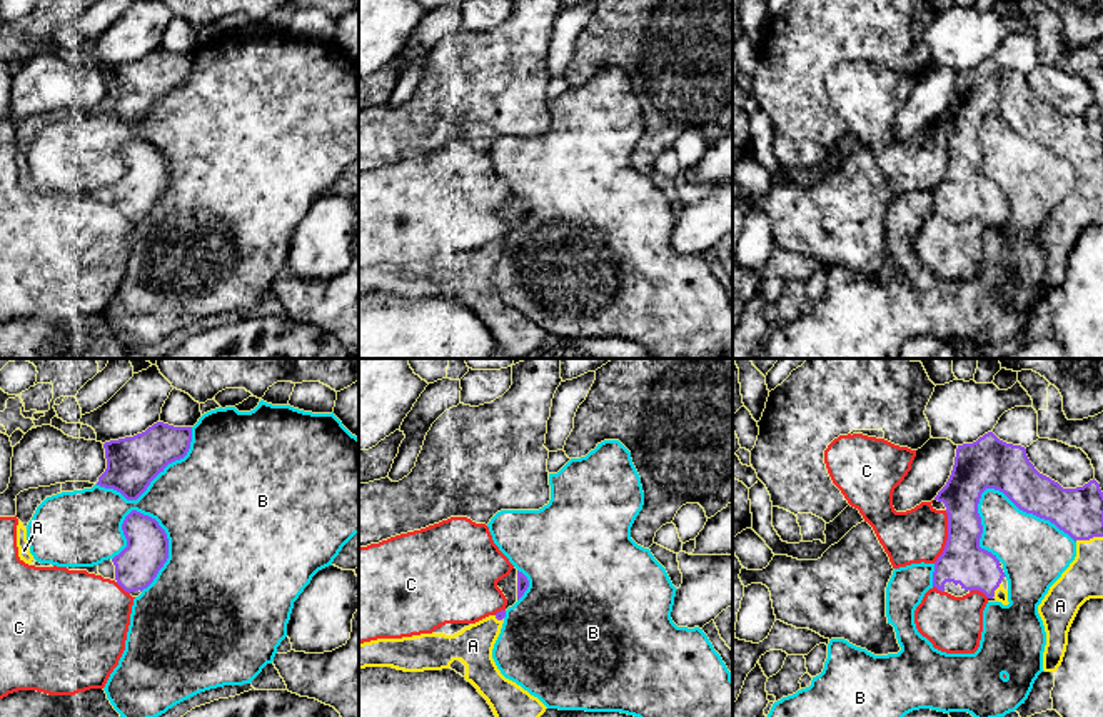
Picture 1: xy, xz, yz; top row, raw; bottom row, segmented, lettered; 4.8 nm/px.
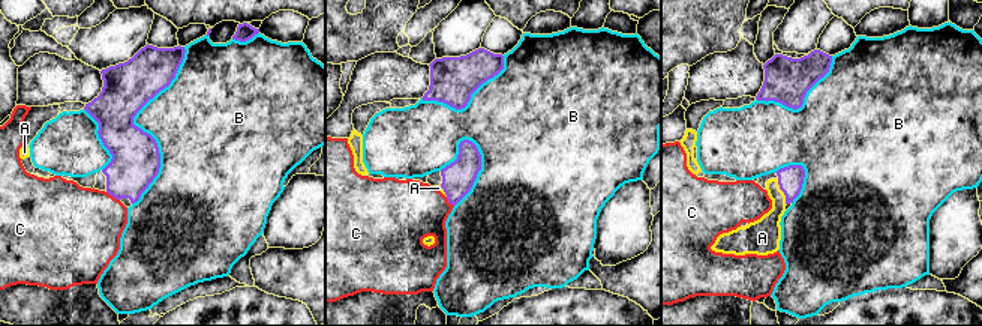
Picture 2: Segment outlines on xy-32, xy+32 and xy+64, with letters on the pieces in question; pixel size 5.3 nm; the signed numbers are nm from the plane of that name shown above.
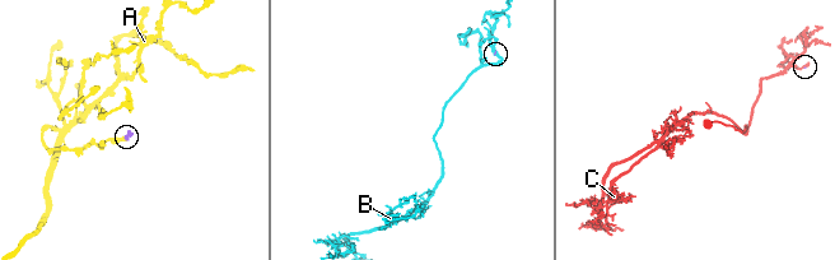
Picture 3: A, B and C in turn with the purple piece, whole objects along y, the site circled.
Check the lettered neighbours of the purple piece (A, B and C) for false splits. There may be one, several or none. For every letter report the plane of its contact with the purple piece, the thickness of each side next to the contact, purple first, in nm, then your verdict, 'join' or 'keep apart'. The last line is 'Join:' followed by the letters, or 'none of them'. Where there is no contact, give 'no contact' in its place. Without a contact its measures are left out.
A: yz | 220/60 nm | join
B: yz | 240/320 nm | keep apart
C: yz | 220/260 nm | keep apart
Join: A

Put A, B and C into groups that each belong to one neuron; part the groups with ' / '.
A / B / C

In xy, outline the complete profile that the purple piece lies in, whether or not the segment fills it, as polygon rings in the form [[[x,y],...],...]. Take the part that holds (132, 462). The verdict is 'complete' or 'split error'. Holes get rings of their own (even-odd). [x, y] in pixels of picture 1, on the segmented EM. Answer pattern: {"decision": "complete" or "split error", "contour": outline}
{"decision": "complete", "contour": [[[157,422],[133,437],[103,444],[107,469],[97,485],[137,500],[164,469],[187,455],[192,427]]]}

